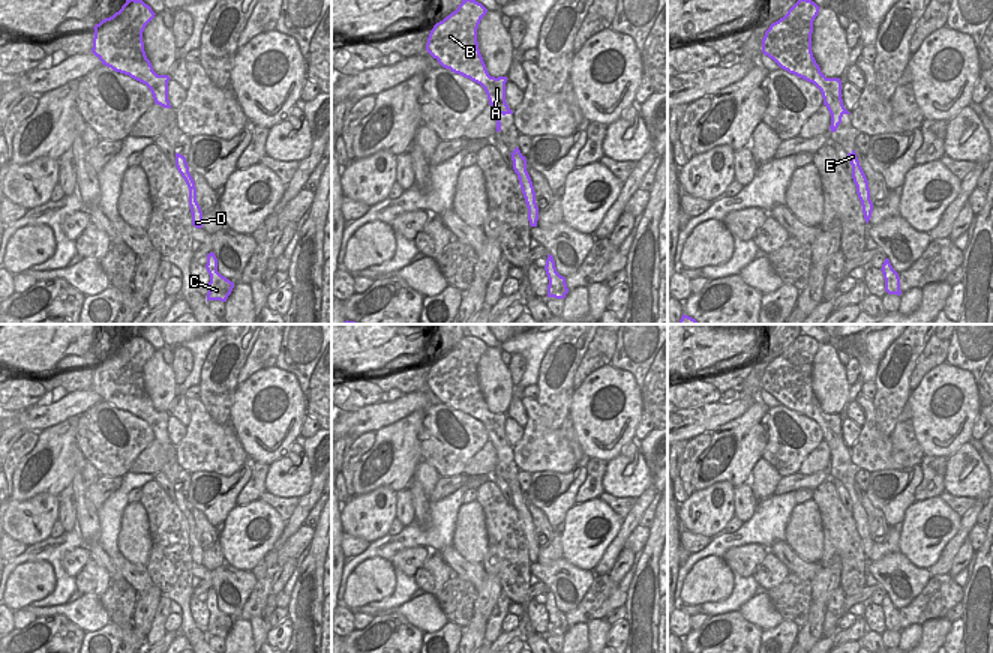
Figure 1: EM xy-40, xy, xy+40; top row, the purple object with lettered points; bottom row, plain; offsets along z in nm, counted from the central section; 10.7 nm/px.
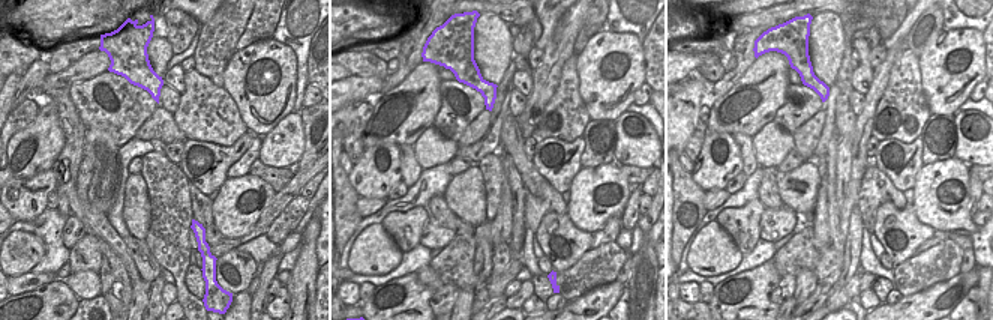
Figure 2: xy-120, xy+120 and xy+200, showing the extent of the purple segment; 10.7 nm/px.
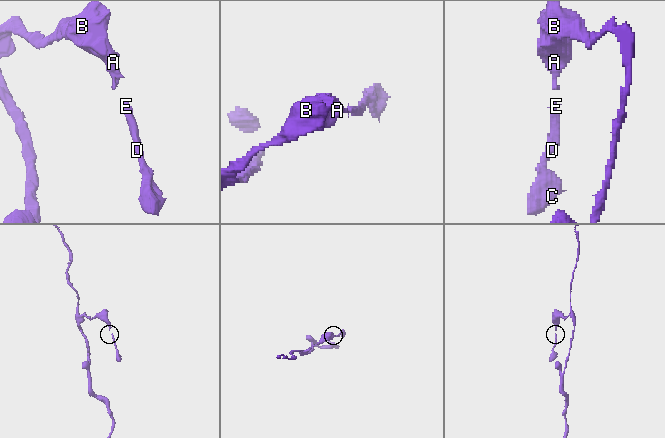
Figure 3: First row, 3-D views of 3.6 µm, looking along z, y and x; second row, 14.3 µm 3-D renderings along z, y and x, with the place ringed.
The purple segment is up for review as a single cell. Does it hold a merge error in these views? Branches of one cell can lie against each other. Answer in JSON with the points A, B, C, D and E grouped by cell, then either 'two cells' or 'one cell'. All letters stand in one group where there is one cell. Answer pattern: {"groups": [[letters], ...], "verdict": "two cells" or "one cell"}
{"groups": [["A", "B", "C", "D", "E"]], "verdict": "one cell"}

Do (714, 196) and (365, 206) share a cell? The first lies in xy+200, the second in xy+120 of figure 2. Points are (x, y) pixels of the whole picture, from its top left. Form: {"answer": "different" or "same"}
{"answer": "same"}

